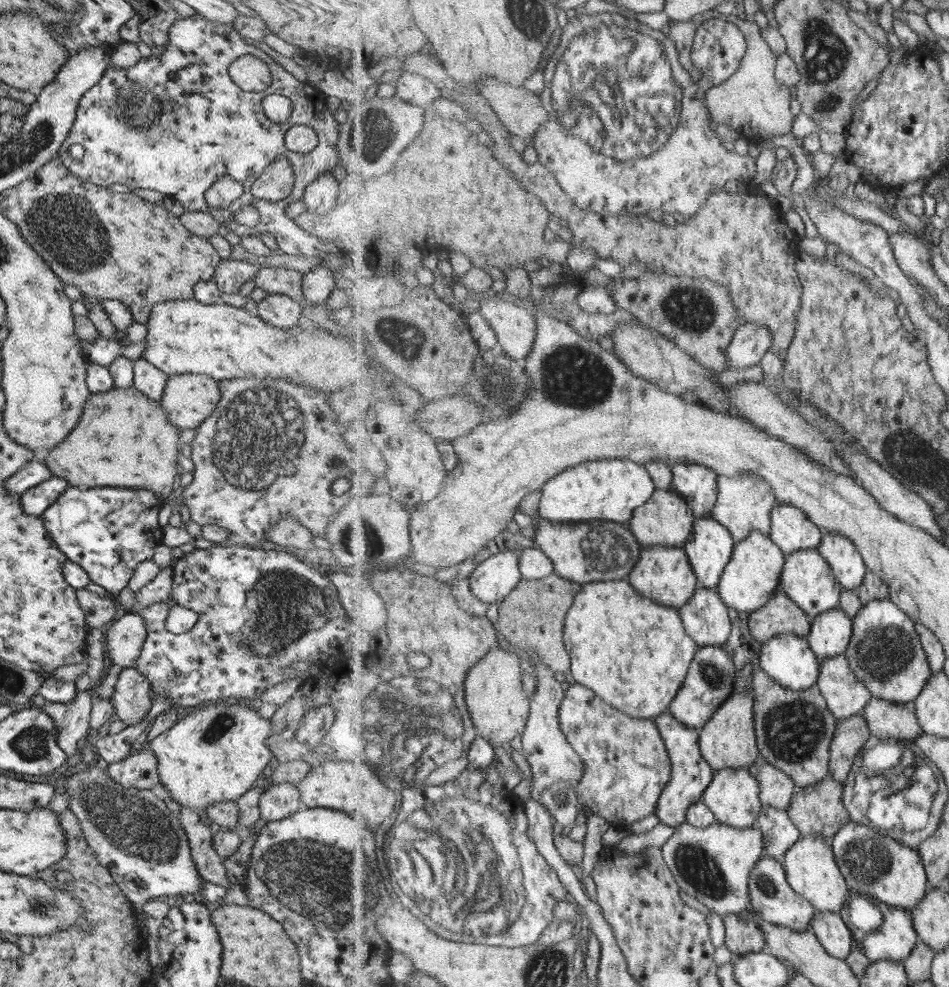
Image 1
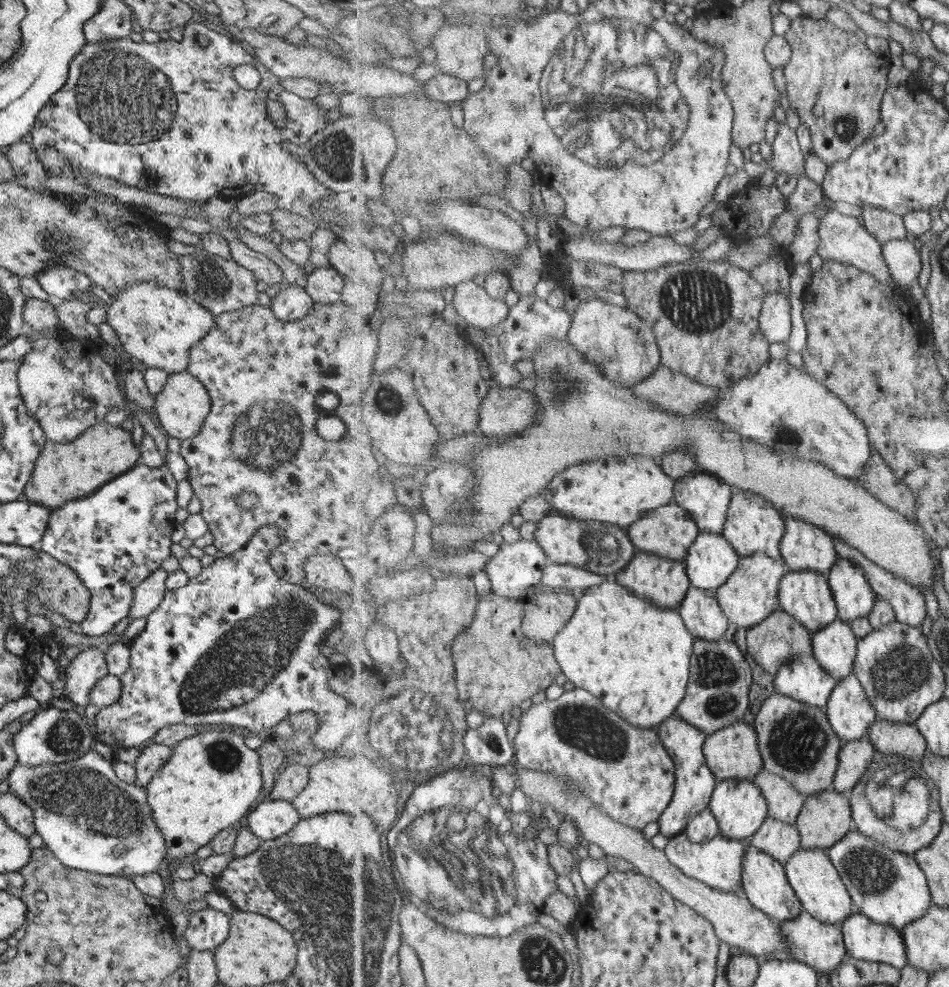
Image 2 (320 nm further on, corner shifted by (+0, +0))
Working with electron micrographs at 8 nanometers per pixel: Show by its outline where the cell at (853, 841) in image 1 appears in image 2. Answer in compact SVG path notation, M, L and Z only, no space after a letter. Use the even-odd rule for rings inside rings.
M855 828L827 853L849 889L856 911L869 919L902 929L923 918L932 908L928 876L915 856L890 850Z

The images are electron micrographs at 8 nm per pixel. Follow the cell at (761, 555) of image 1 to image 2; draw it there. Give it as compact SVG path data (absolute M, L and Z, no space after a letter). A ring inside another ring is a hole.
M756 552L753 556L742 558L729 580L714 591L731 625L748 630L780 610L780 582L789 571L789 566L783 559L775 560L765 552Z

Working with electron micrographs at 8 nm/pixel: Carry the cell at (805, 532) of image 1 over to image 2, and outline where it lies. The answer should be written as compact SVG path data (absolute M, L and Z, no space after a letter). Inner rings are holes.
M787 517L786 523L781 552L789 569L828 574L839 559L834 537L825 529L801 519Z

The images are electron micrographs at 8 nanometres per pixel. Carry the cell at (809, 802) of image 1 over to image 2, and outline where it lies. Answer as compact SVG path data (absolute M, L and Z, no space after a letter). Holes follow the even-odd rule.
M834 789L811 795L796 824L803 848L828 850L853 830L849 796Z

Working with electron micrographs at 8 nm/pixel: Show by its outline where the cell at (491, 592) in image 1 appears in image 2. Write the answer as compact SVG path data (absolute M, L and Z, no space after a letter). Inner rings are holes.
M521 540L511 544L502 544L496 555L488 559L484 570L492 582L492 590L501 596L523 599L527 592L541 584L543 570L550 563L545 549L536 540Z

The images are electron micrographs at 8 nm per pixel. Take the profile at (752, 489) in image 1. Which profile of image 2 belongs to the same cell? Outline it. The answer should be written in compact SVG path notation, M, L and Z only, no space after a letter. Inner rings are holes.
M736 490L728 510L728 519L721 533L740 553L741 558L765 552L775 560L782 560L781 541L784 539L787 516L761 495L751 490Z

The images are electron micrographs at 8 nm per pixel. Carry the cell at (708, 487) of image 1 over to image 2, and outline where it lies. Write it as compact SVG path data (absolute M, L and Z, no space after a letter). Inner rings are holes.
M690 472L677 479L674 502L691 513L700 532L720 534L728 519L735 490L723 479L707 472Z

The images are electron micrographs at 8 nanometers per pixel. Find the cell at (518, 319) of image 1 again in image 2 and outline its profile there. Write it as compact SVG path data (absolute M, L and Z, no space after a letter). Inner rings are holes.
M472 280L459 282L454 291L454 308L467 324L488 330L508 319L510 307L505 300L495 298Z

